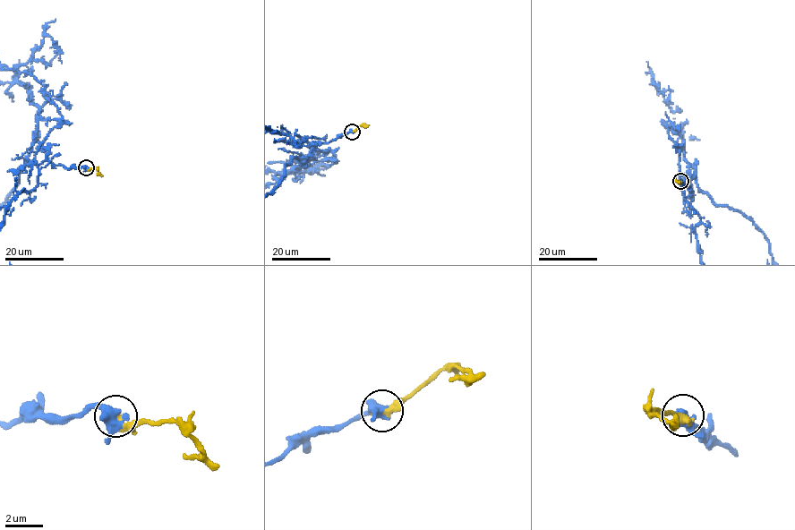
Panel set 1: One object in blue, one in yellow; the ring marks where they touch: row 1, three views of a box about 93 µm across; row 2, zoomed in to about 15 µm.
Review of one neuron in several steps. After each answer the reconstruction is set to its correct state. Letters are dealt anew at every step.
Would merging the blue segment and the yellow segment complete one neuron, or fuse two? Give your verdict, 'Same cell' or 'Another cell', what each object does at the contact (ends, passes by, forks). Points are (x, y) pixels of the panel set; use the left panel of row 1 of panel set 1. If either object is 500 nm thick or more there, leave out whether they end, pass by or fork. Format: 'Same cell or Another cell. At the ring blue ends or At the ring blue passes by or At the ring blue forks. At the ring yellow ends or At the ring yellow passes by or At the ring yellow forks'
Same cell

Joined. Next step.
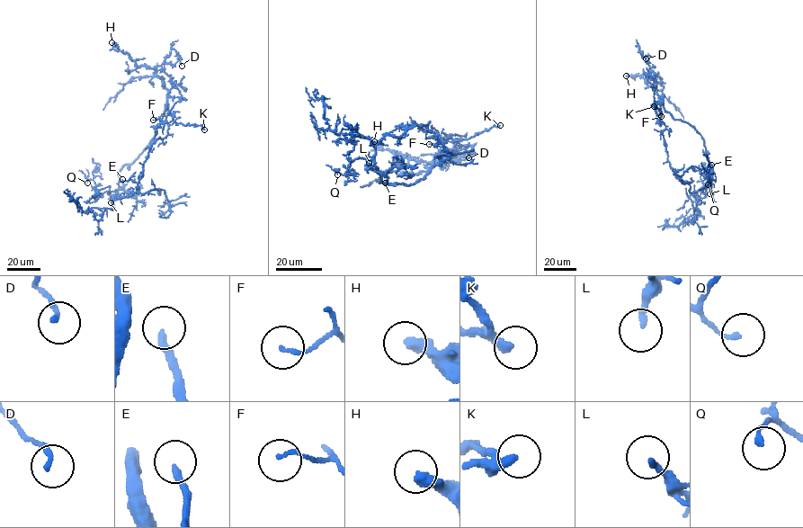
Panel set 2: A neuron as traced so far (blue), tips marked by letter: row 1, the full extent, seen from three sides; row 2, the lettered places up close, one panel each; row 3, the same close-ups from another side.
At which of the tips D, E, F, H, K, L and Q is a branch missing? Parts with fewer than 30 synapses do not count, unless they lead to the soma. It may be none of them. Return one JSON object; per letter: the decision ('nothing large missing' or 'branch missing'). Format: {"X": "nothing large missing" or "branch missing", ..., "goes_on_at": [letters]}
{"D": "nothing large missing", "E": "branch missing", "F": "nothing large missing", "H": "branch missing", "K": "nothing large missing", "L": "nothing large missing", "Q": "nothing large missing", "goes_on_at": ["E", "H"]}

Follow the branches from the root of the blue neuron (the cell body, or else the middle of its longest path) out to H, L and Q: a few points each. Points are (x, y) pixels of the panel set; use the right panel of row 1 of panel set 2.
H: (698, 133), (664, 110), (654, 73), (649, 72), (646, 78), (626, 76)
L: (698, 133), (703, 140), (709, 165), (709, 193)
Q: (698, 133), (709, 165), (710, 179), (701, 188), (705, 194), (708, 184)

